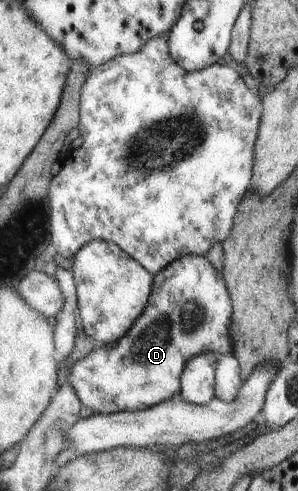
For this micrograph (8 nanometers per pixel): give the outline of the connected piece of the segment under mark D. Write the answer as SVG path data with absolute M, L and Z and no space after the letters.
M205 255L179 256L162 271L155 273L149 302L142 315L134 321L130 331L118 343L103 344L80 360L75 360L66 369L65 382L73 390L79 405L87 407L92 414L134 412L154 407L155 404L171 399L175 393L179 393L182 369L188 359L203 352L212 351L217 355L227 355L233 351L229 334L232 308L221 272L209 263Z

